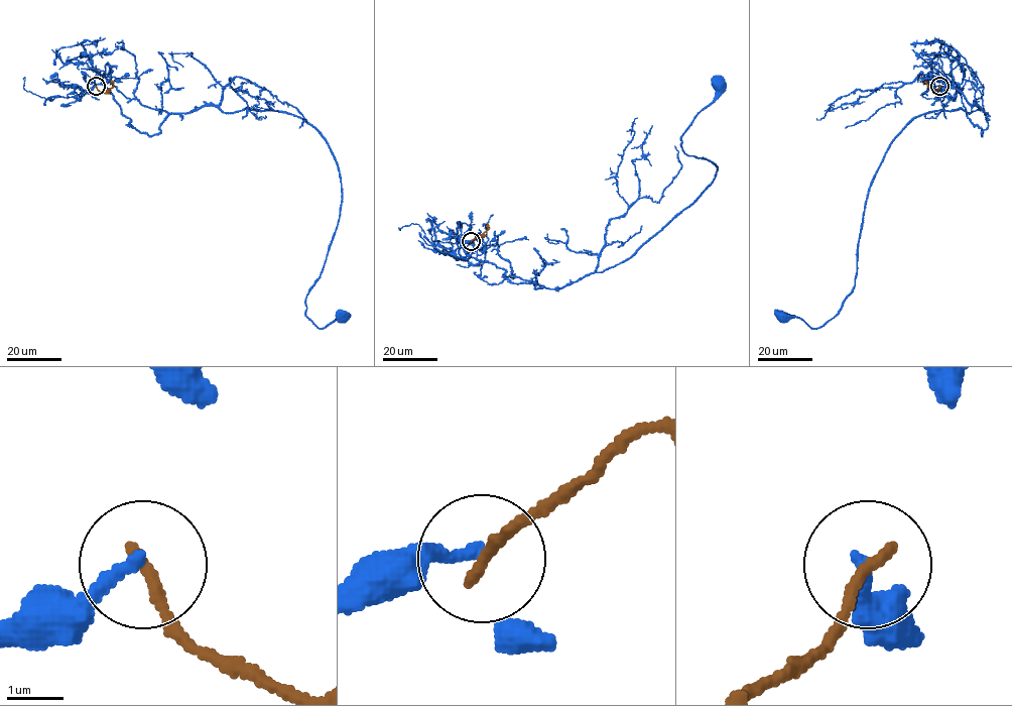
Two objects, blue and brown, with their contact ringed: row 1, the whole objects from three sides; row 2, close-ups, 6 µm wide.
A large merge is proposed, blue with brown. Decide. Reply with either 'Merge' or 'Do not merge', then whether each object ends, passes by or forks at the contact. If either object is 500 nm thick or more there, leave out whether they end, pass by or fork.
Do not merge. At the ring blue ends. At the ring brown ends

